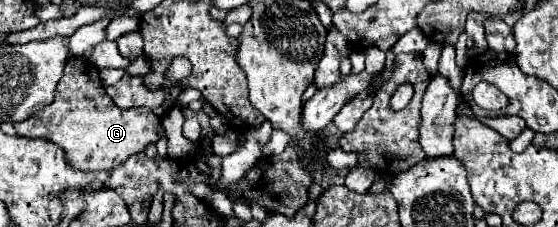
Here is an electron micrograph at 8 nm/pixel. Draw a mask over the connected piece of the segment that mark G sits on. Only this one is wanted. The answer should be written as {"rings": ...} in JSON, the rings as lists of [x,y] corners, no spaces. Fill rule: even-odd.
{"rings":[[[68,58],[64,76],[58,82],[52,104],[16,124],[20,136],[46,138],[64,148],[66,158],[80,170],[112,170],[124,164],[130,156],[144,152],[148,144],[160,140],[160,118],[146,108],[122,110],[104,92],[98,68],[88,60]]]}

